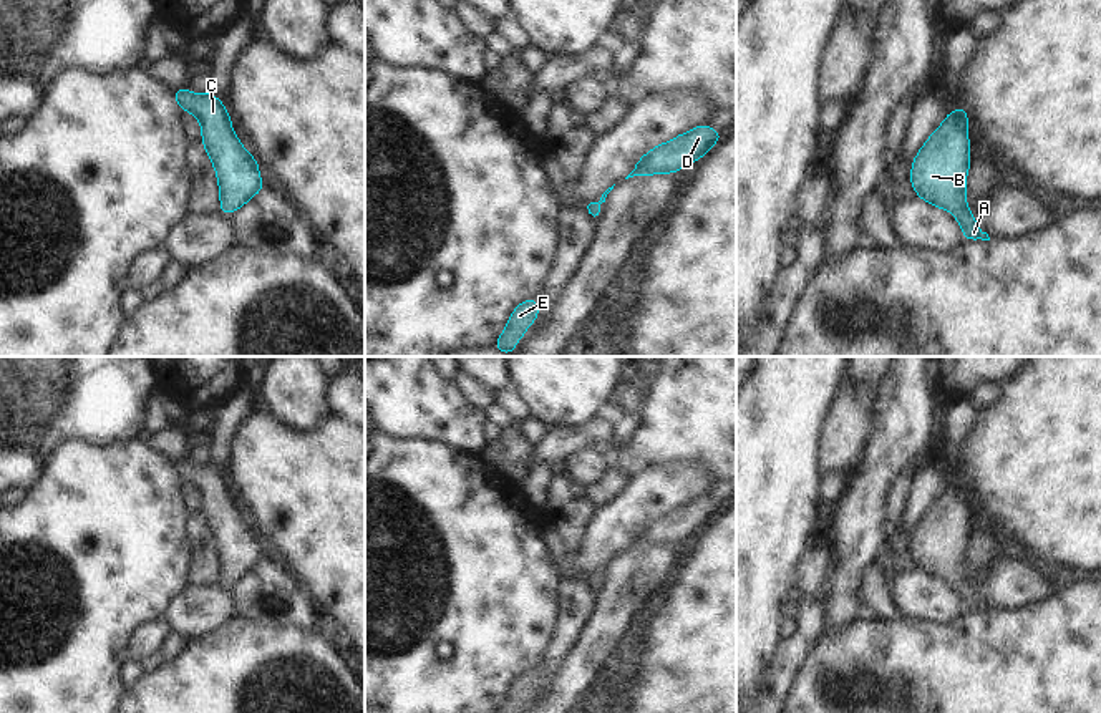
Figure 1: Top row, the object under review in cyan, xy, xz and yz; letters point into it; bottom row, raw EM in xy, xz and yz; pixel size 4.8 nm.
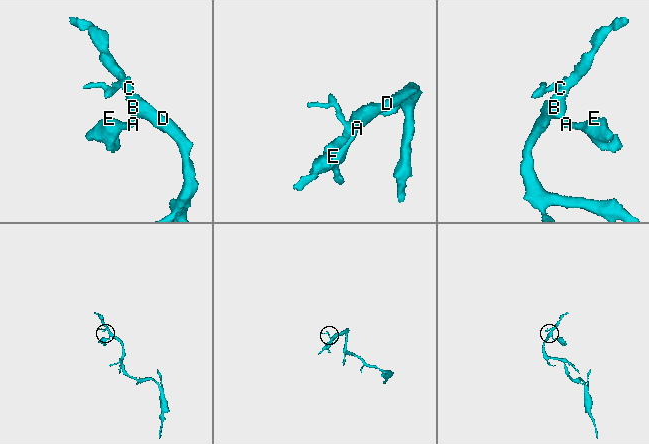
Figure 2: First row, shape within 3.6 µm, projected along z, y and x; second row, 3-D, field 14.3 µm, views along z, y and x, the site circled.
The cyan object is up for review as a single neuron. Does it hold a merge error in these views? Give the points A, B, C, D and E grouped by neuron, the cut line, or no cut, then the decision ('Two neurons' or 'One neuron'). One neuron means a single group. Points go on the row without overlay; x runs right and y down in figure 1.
Groups: A B C D E. No split. One neuron

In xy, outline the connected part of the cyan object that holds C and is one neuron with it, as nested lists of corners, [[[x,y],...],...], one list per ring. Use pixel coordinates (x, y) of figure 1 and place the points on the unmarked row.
[[[186,459],[174,461],[174,471],[181,483],[191,483],[201,494],[201,512],[216,539],[221,560],[219,585],[235,584],[265,559],[259,547],[259,534],[245,524],[230,501],[232,491],[222,479],[224,471],[209,463],[194,466]]]

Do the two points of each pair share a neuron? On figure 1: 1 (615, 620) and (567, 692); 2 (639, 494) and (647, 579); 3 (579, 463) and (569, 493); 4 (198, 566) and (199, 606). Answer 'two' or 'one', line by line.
1: one
2: two
3: two
4: two

